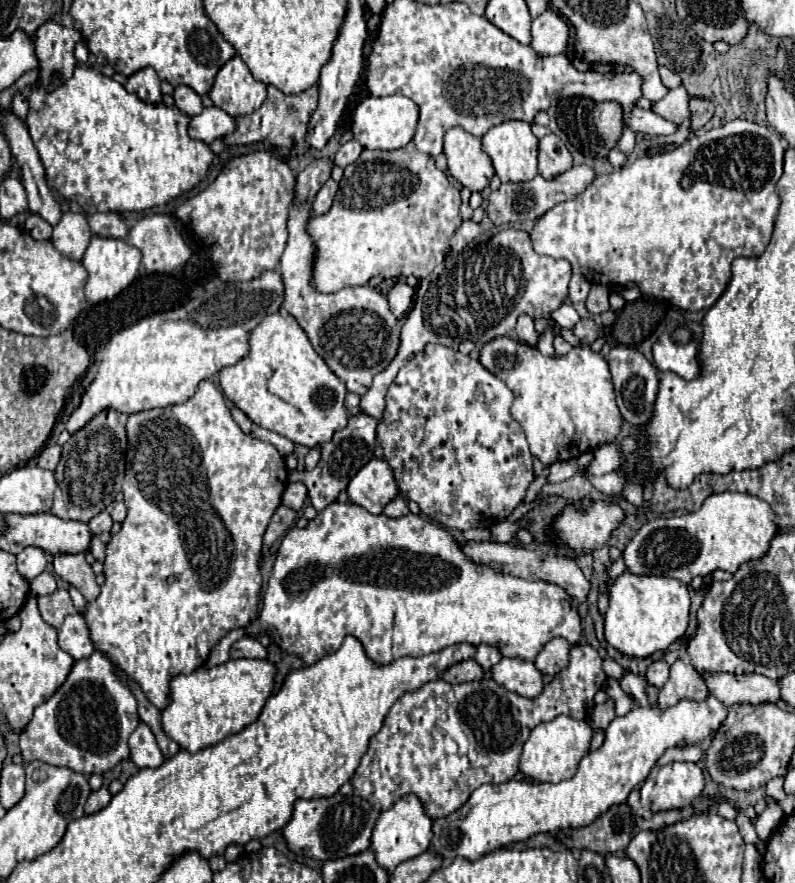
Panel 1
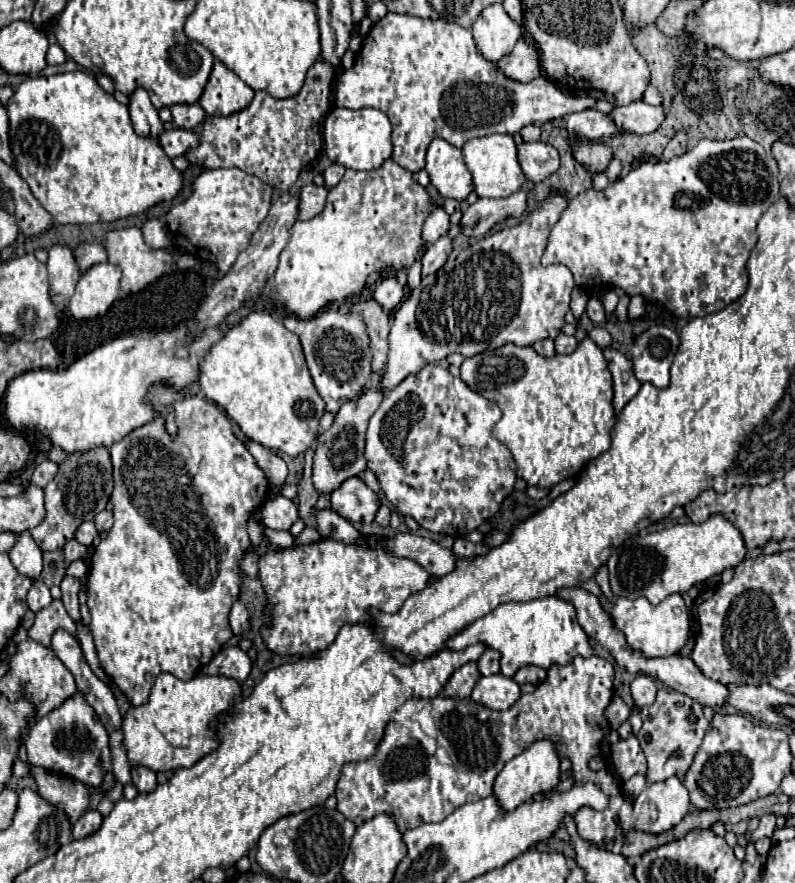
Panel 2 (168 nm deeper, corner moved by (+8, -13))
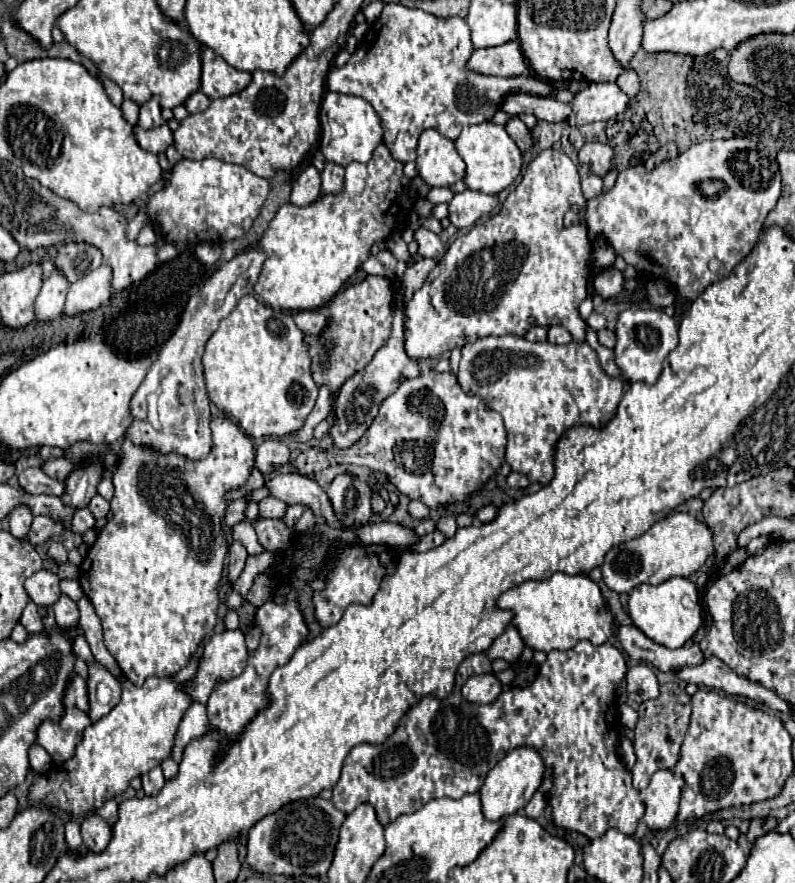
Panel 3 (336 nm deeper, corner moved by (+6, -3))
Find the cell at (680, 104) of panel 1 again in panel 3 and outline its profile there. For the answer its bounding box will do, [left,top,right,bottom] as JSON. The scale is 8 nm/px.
[566,83,630,127]

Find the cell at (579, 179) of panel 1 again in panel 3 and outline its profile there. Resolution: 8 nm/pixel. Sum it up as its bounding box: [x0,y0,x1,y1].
[448,189,498,229]

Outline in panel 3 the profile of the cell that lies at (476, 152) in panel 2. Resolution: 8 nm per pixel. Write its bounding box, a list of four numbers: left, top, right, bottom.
[454,121,522,195]

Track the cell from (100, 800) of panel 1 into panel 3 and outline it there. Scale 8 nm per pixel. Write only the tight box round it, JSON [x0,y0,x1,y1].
[82,813,112,853]

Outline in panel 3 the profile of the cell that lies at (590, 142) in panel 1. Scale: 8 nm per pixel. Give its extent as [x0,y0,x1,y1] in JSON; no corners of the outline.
[578,143,612,177]

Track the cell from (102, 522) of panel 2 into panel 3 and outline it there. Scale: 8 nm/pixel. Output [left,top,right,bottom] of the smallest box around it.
[88,495,110,519]

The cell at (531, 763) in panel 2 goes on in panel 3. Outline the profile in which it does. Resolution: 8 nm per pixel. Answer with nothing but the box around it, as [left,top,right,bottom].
[478,747,544,821]

